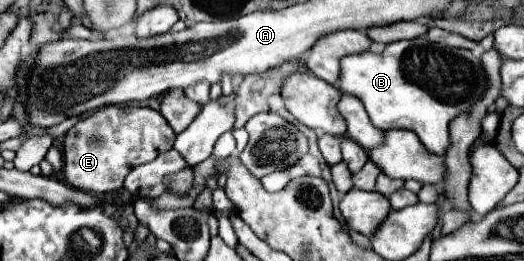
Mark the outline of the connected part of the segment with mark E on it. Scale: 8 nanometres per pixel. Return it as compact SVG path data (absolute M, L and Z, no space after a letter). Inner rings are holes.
M108 105L76 123L64 139L64 167L66 183L74 189L104 195L124 185L126 175L160 153L172 149L176 135L168 121L150 107Z

